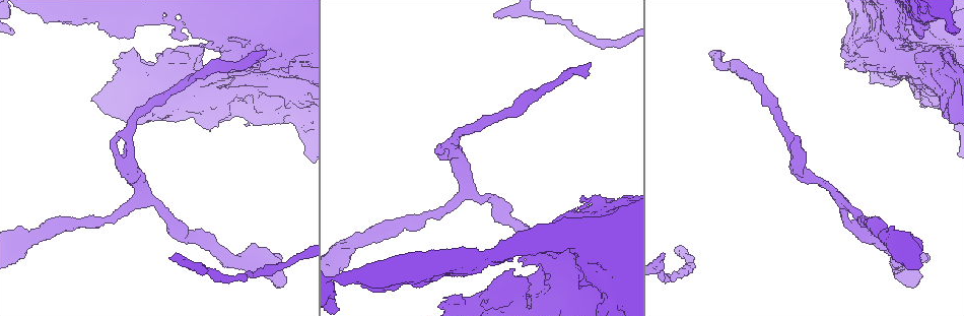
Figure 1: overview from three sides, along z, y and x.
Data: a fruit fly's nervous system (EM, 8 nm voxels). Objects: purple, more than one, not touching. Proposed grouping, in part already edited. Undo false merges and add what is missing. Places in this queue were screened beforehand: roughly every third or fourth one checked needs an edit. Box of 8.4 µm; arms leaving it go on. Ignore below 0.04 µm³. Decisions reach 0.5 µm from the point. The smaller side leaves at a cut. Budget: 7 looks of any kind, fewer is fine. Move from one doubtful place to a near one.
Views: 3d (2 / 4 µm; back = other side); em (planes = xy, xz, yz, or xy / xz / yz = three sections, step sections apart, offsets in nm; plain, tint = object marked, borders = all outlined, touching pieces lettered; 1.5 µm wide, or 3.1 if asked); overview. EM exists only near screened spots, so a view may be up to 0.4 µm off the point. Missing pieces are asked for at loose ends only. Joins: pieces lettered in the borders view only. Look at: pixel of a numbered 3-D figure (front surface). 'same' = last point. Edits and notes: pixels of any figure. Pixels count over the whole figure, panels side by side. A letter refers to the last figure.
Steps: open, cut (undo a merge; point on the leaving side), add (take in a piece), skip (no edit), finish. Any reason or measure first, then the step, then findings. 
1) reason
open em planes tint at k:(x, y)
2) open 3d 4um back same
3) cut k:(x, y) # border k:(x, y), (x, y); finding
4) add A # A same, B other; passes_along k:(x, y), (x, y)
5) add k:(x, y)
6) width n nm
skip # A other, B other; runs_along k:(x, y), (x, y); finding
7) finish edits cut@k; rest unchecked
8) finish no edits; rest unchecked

narrows sharply
open 3d 2um at 1:(679, 273)

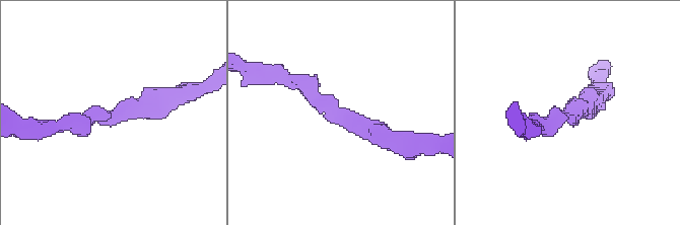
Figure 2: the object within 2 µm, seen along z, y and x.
open em planes borders at 2:(327, 111)

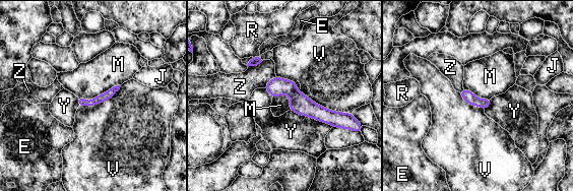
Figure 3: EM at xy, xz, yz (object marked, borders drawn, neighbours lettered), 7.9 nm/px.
skip # E other, J other, M other, R other, V other, Y other, Z other; border 3:(120, 84), (88, 101), (77, 97); continuous, no second neuron

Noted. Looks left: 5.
branch stops here
open em planes borders at 1:(922, 276)

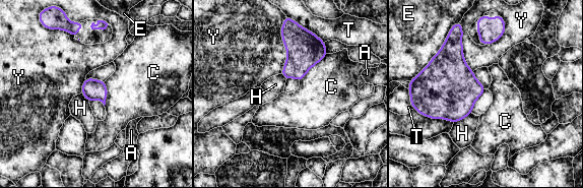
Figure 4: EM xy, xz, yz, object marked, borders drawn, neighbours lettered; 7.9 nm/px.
longest_contact E 460 nm
skip # A other, C other, E other, H other, T other, Y other; border 4:(327, 54), (300, 81); none of them fits

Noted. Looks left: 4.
an open end
open em planes borders at 1:(920, 88)

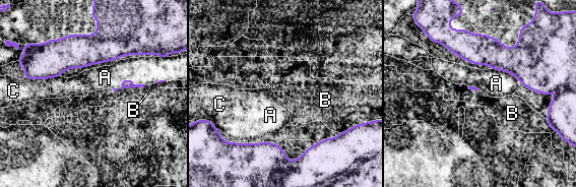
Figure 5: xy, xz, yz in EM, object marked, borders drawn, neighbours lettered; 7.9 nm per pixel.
longest_contact B 280 nm
skip # A other, B other, C other; border 5:(145, 85), (112, 89); none of them fits

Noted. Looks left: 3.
finish no edits; rest unchecked

